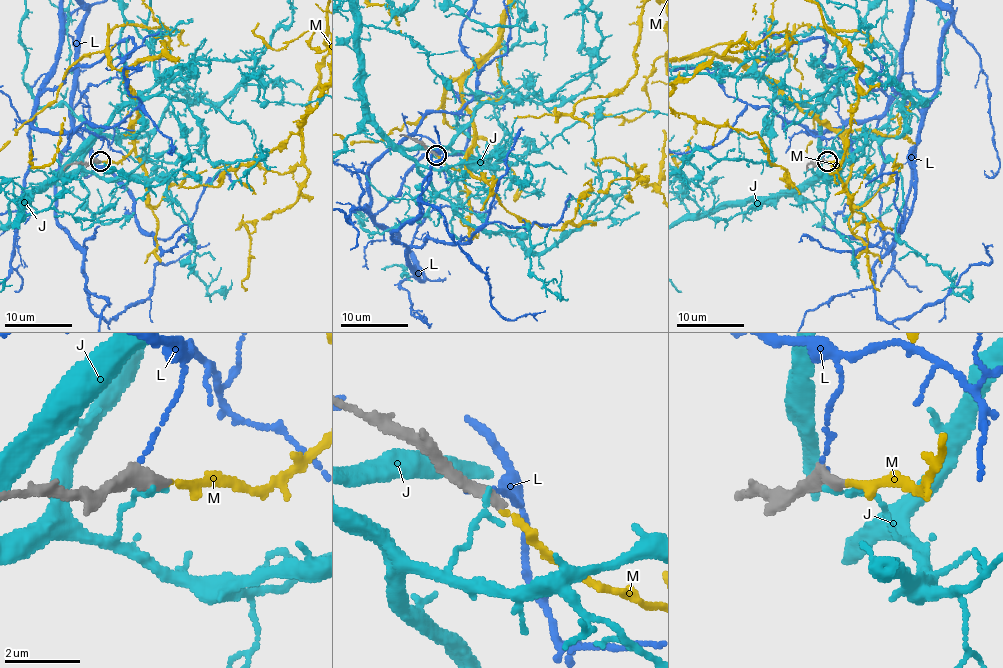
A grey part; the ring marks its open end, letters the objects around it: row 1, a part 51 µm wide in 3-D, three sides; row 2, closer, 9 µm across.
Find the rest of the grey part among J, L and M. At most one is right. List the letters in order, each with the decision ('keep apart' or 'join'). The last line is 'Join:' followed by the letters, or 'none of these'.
J: keep apart
L: keep apart
M: join
Join: M

